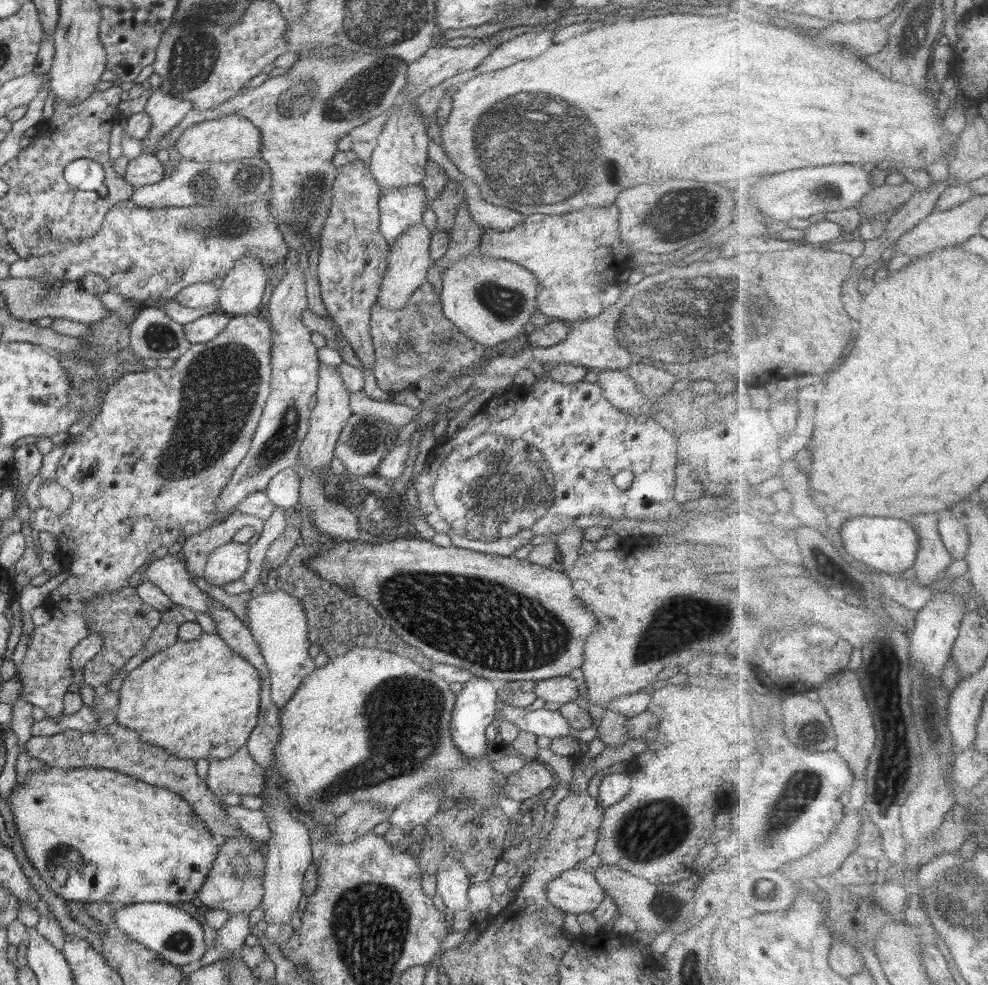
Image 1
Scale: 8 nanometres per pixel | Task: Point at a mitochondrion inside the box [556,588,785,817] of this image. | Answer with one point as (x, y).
(679, 623)

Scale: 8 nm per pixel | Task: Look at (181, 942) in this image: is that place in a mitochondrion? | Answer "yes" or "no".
yes

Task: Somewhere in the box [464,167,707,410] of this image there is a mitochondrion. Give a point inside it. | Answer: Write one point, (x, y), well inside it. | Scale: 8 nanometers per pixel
(504, 303)

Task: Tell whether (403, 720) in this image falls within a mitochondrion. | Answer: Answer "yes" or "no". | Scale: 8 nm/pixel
yes

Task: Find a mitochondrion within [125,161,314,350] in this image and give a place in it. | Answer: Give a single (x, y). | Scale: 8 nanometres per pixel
(235, 224)

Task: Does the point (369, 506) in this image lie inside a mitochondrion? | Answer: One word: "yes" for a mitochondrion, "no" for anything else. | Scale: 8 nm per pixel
yes

